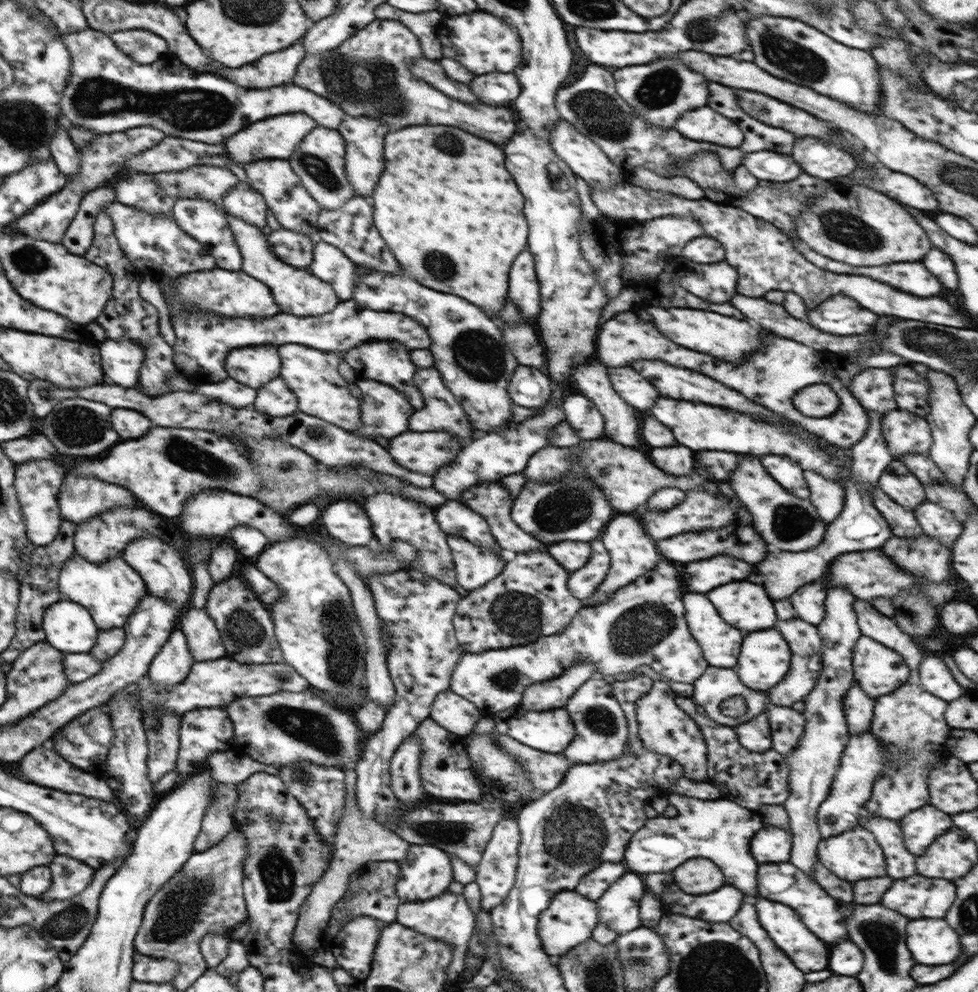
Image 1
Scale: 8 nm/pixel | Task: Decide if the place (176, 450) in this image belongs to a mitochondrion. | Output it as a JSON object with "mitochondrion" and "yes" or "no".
{"mitochondrion":"yes"}

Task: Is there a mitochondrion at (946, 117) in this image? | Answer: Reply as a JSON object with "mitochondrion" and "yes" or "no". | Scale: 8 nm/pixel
{"mitochondrion":"no"}

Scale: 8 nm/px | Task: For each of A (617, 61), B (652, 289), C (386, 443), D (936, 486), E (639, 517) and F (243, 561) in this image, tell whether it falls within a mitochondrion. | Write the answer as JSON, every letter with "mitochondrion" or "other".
{"A":"other","B":"other","C":"other","D":"mitochondrion","E":"other","F":"other"}

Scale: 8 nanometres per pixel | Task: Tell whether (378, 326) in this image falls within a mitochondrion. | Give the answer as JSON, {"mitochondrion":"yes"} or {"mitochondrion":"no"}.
{"mitochondrion":"no"}

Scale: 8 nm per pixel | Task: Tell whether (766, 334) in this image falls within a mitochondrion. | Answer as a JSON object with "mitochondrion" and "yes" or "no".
{"mitochondrion":"no"}

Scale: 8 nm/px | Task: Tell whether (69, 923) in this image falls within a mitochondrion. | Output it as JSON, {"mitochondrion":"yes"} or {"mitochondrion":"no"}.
{"mitochondrion":"yes"}

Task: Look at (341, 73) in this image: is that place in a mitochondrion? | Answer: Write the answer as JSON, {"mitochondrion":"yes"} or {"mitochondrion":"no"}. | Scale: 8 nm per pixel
{"mitochondrion":"yes"}

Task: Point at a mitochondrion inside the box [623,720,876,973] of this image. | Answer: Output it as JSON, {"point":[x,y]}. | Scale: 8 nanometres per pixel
{"point":[849,788]}

